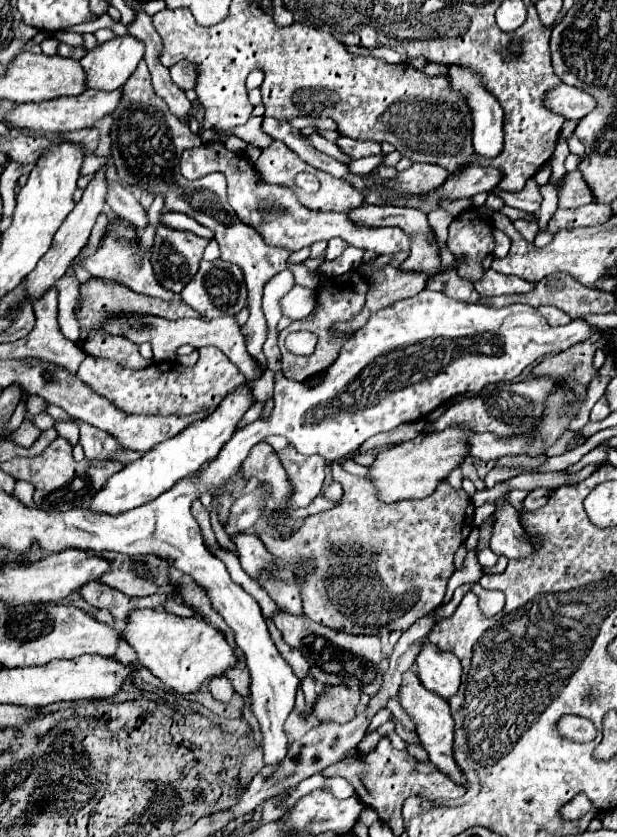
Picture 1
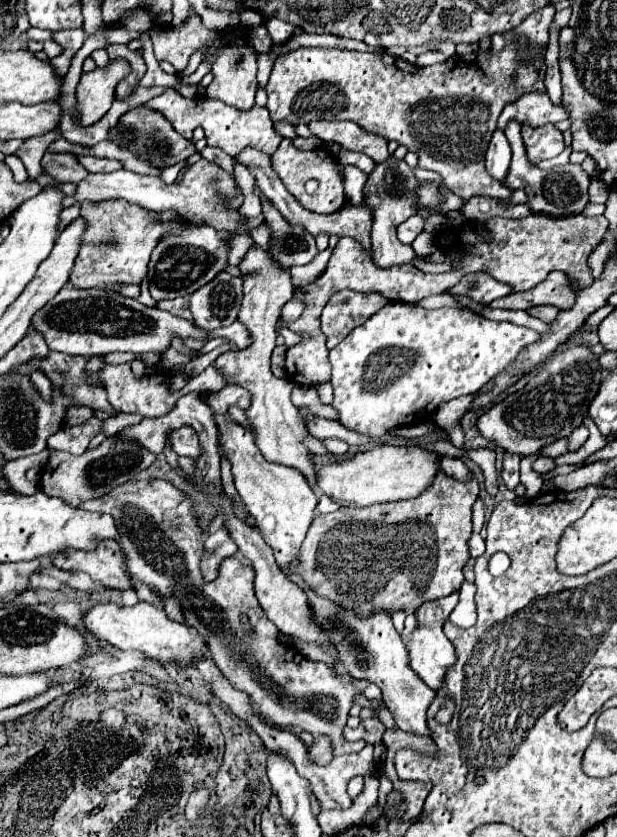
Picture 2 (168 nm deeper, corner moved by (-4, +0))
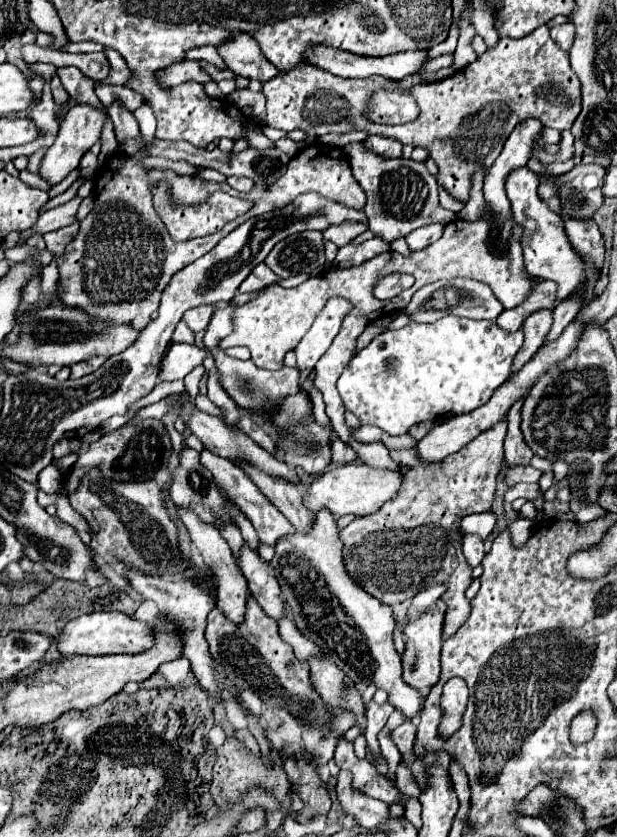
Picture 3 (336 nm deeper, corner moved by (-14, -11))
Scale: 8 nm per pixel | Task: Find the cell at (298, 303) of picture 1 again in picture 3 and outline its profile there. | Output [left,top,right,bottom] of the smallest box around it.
[294,297,353,369]

